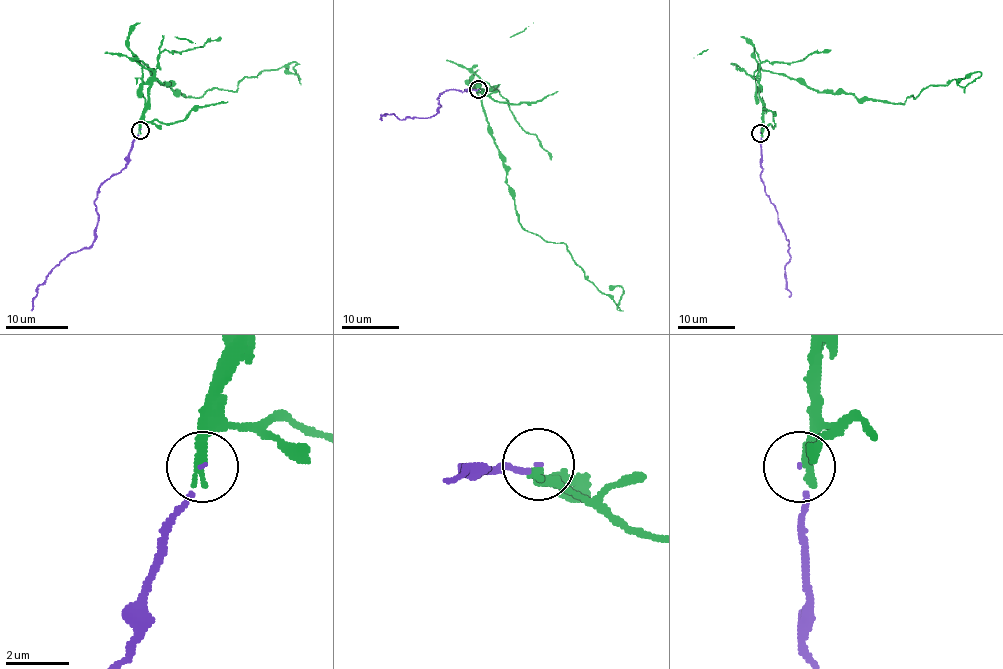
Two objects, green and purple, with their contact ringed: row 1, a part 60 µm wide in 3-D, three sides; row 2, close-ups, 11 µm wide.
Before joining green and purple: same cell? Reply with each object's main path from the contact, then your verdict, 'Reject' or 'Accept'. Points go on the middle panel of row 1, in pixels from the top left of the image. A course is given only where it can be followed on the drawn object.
Course of green: (479, 89), (486, 88), (480, 83), (476, 93), (520, 225), (564, 243), (618, 310), (623, 289), (608, 289). Course of purple: (479, 89), (446, 89), (437, 98), (440, 106), (429, 118), (399, 119), (387, 113), (380, 118). Reject

